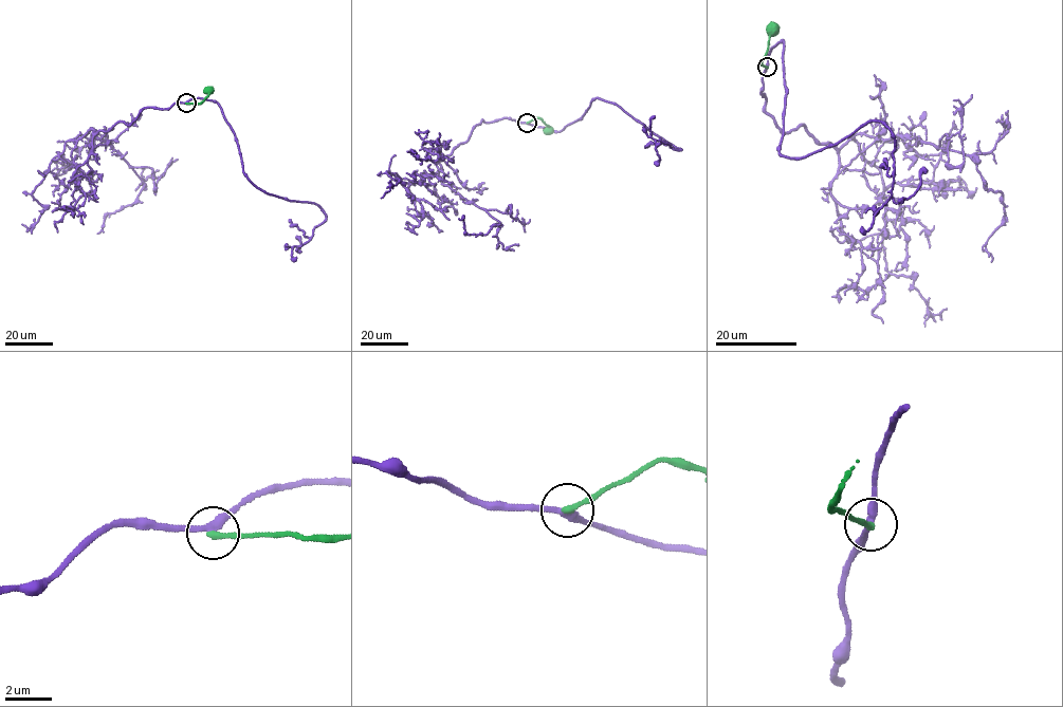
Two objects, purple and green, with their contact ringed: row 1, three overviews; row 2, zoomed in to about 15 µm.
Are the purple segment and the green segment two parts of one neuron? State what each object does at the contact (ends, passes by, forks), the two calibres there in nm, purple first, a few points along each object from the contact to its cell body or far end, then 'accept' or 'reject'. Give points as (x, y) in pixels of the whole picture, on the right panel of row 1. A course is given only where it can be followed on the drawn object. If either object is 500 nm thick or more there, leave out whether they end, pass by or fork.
purple passes by; green ends there; 320 nm thick on the purple side, 280 nm on the other; purple runs (767, 67), (783, 131), (971, 157), (1005, 206), (991, 262); green runs (767, 67), (759, 64), (772, 21); reject

